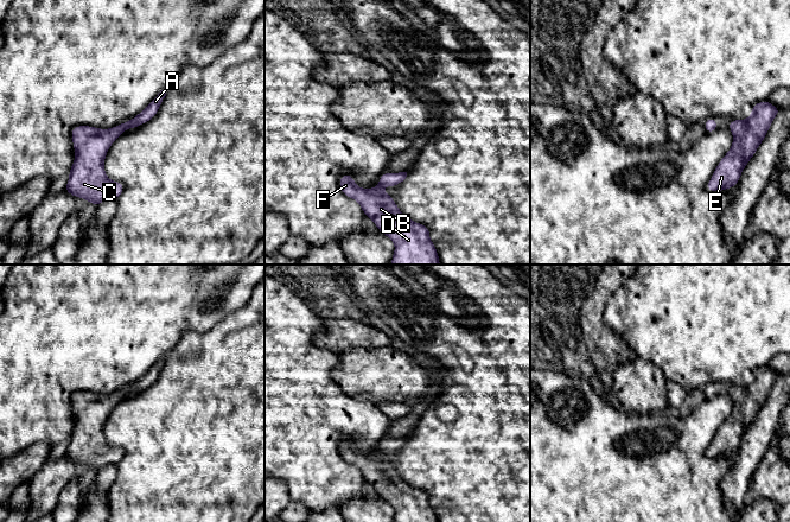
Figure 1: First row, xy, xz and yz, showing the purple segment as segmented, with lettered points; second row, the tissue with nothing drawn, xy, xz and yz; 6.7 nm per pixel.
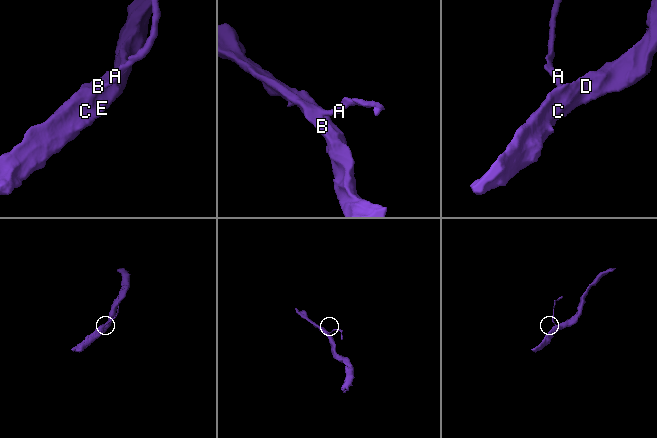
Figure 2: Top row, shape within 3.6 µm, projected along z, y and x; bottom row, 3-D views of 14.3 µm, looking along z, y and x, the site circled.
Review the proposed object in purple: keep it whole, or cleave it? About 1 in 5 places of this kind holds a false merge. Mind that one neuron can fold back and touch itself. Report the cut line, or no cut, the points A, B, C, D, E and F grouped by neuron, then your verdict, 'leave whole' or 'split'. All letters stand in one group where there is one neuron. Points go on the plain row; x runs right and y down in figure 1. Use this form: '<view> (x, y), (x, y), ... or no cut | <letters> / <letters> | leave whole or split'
no cut | A B C D E F | leave whole

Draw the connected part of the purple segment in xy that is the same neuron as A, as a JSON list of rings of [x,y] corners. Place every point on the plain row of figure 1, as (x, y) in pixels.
[[[161,356],[135,383],[109,395],[75,392],[71,395],[75,426],[64,457],[94,471],[110,464],[117,465],[123,458],[125,451],[110,446],[104,438],[104,424],[108,415],[127,394],[134,395],[152,386],[165,362],[166,357]]]

